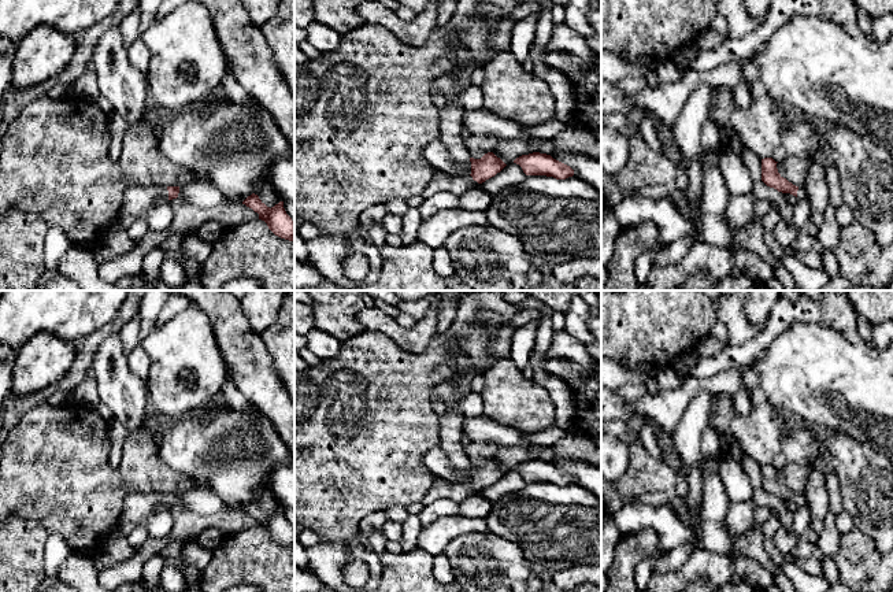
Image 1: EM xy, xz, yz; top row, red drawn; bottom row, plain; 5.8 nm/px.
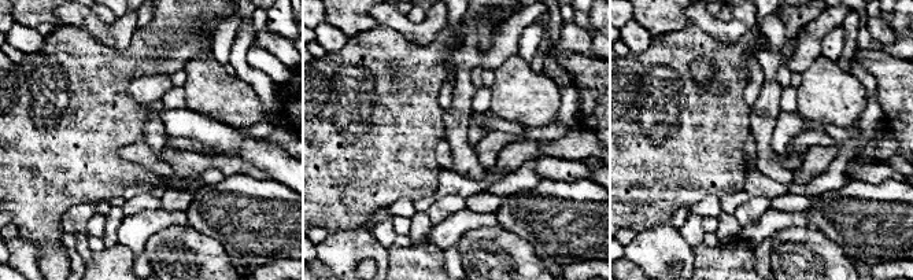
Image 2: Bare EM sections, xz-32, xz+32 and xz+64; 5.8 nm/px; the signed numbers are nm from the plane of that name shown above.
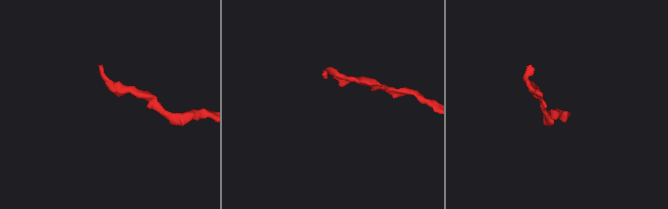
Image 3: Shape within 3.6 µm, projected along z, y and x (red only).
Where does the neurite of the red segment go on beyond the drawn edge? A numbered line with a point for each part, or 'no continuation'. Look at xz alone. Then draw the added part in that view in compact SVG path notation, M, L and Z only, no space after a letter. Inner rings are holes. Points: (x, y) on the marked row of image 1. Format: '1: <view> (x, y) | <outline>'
1: xz (456, 185) | M438 171L430 184L422 192L425 199L431 197L438 192L452 193L455 199L467 192L471 188L478 188L481 184L473 180L471 175L452 175L444 171Z

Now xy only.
1: xy (137, 199) | M130 185L123 192L121 212L141 217L158 199L168 199L167 186Z

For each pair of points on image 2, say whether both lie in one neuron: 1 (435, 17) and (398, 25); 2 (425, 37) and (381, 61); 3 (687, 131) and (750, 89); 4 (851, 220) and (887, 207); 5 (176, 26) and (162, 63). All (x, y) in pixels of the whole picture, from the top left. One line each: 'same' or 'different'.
1: same
2: different
3: different
4: same
5: same

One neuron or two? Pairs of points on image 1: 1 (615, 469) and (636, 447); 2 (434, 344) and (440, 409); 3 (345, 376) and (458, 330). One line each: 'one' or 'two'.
1: two
2: two
3: one

